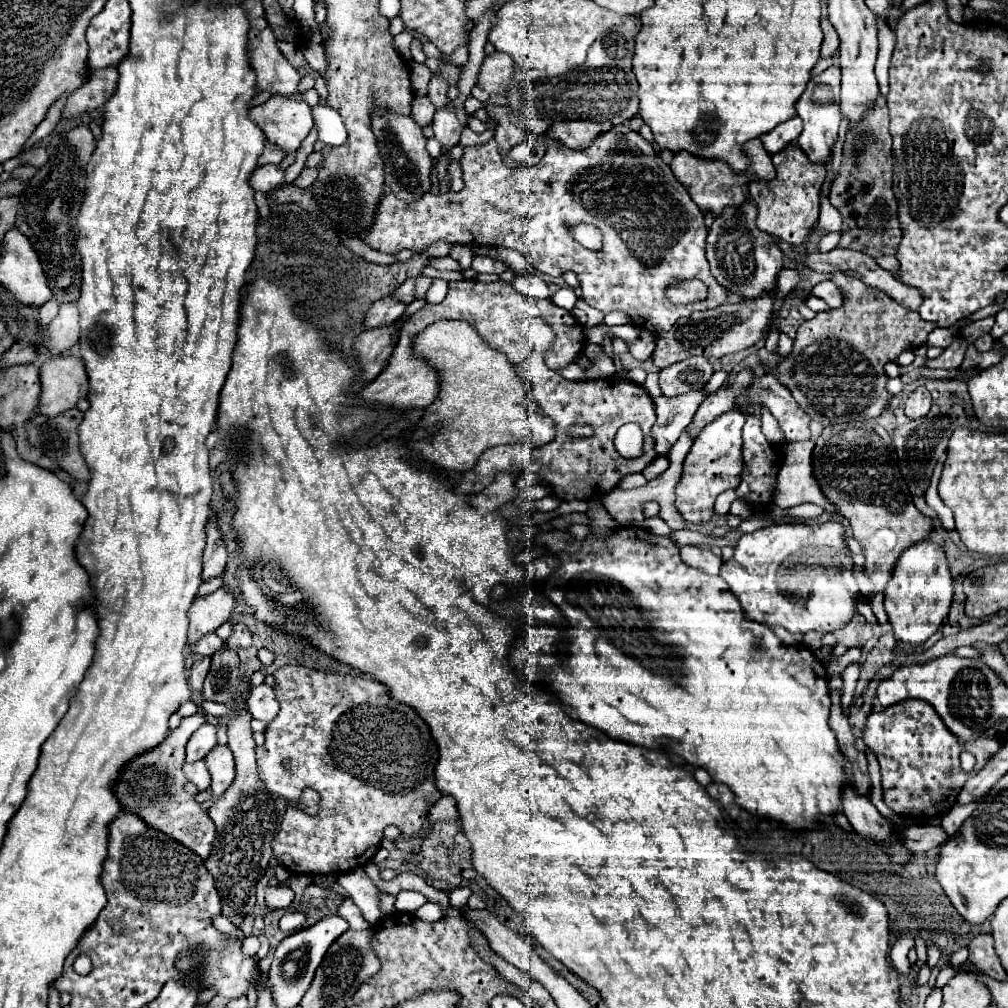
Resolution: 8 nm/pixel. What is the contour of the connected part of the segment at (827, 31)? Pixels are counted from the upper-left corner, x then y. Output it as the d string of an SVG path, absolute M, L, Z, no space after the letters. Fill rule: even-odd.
M822 15L822 31L824 31L824 43L822 43L822 57L834 57L836 49L838 49L838 33L836 29L830 25L828 17Z

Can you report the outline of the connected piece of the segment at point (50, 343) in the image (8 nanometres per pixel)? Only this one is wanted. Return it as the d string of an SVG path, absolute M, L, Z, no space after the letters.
M76 303L60 305L58 317L46 327L46 349L50 355L60 355L78 343L78 309Z

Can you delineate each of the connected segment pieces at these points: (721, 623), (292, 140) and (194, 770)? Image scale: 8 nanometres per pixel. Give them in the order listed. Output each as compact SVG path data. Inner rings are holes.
M618 527L614 529L608 537L598 537L596 533L588 533L584 539L570 537L562 531L550 531L550 533L540 533L531 537L526 549L534 547L544 547L543 555L553 555L560 561L560 567L552 571L550 577L546 577L544 583L544 595L550 603L554 603L564 617L564 625L570 627L564 633L558 629L558 625L552 623L540 623L540 621L528 621L526 629L518 628L517 637L510 647L508 659L518 677L526 681L528 685L546 685L564 705L566 713L570 717L584 721L586 725L592 725L600 731L604 731L608 737L616 741L624 741L630 745L646 747L646 749L662 749L666 751L674 761L678 757L682 765L692 765L706 769L712 777L714 783L724 783L730 787L730 791L736 795L736 805L746 809L748 813L776 821L784 825L788 831L806 831L806 829L820 829L824 823L820 817L832 817L840 811L840 793L842 785L852 785L854 779L848 773L844 765L844 755L838 749L836 735L828 727L828 717L830 717L830 691L828 691L828 673L824 665L816 659L816 655L804 645L804 643L794 643L786 645L782 643L774 631L768 625L750 621L744 617L740 601L730 593L728 589L719 590L718 584L726 584L720 576L707 575L698 569L686 567L680 559L678 545L670 537L660 537L654 533L648 533L646 529L640 527ZM566 641L564 649L558 649L558 645ZM564 655L560 661L558 657ZM546 657L552 657L556 661L554 667L542 665Z
M274 95L264 105L252 107L248 117L284 153L294 153L314 125L310 107L300 99L288 99L284 95Z
M204 761L186 763L186 765L184 765L184 773L186 773L186 779L196 785L198 791L210 789L210 773L208 773Z

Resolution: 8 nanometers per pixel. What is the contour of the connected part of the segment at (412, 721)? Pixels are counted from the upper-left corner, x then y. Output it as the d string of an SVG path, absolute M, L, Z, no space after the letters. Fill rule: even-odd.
M298 665L280 667L280 669L274 671L274 675L276 675L276 681L278 681L276 699L280 703L280 711L274 717L274 721L270 721L268 727L266 727L264 745L256 747L258 773L260 773L262 783L266 785L268 791L272 791L272 793L276 793L280 797L286 797L290 801L290 805L288 805L288 809L284 813L284 819L282 819L282 829L280 829L278 837L272 843L274 857L290 873L296 873L296 875L300 875L300 873L306 873L306 875L340 875L340 873L346 873L350 869L356 869L358 865L364 865L366 861L372 861L372 857L378 851L378 845L382 841L382 831L384 831L386 825L396 825L408 837L416 835L422 829L422 825L424 825L424 821L428 817L428 811L430 811L430 805L432 805L432 793L434 793L434 803L442 797L442 793L434 785L434 765L438 761L438 747L436 747L436 741L430 735L430 729L428 729L426 721L412 707L394 701L388 695L388 689L382 683L378 683L374 679L368 679L368 677L362 677L362 675L324 673L324 671L312 671L312 669L298 667ZM306 787L320 793L320 811L318 811L318 815L306 815L304 811L300 811L296 807L296 803L298 803L298 799L300 799L300 795L302 795L302 791Z

